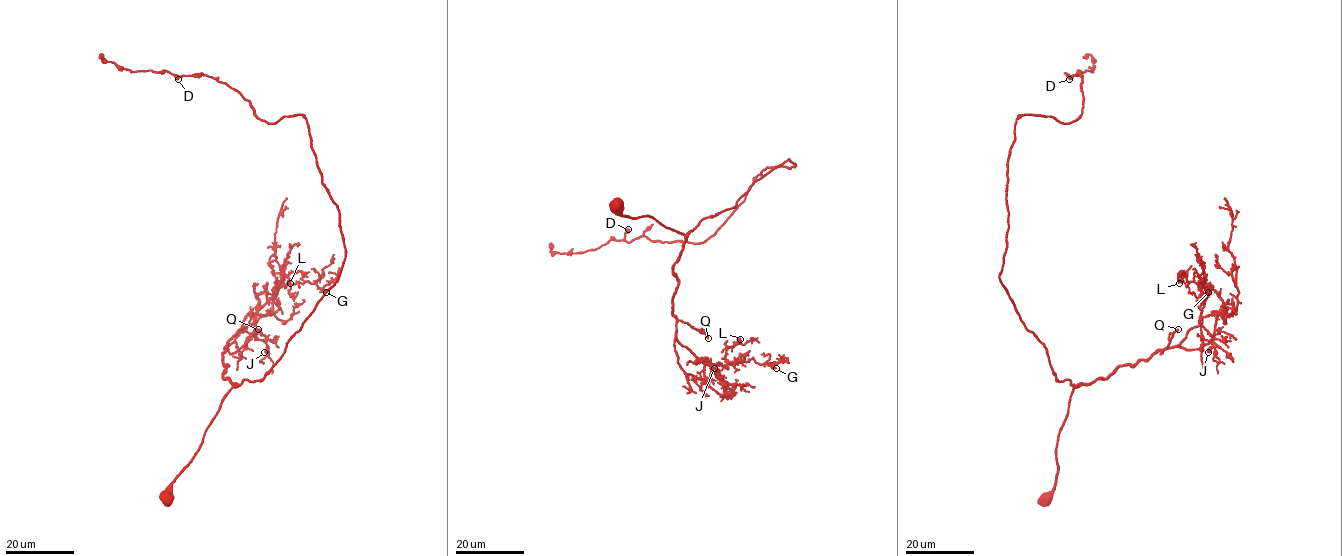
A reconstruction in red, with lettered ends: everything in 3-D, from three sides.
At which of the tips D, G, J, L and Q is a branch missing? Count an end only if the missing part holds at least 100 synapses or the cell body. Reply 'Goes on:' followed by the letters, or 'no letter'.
Goes on: Q

